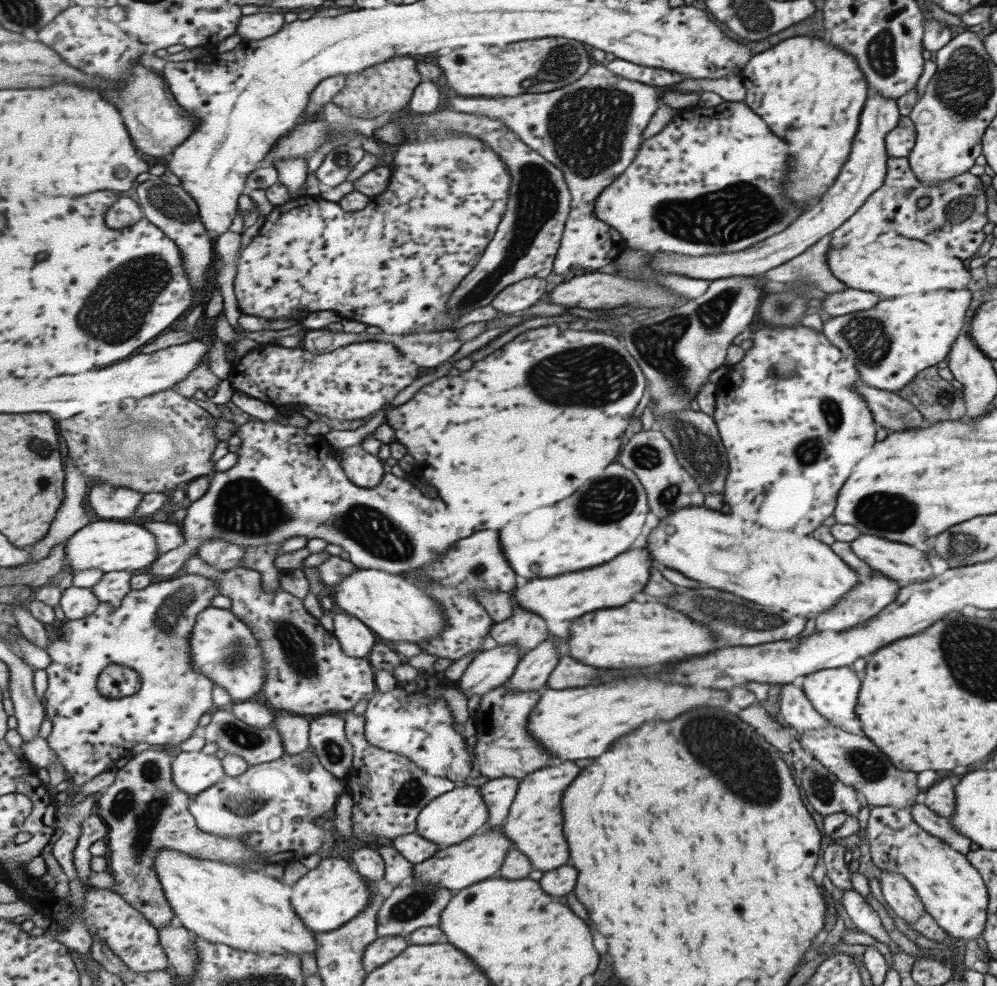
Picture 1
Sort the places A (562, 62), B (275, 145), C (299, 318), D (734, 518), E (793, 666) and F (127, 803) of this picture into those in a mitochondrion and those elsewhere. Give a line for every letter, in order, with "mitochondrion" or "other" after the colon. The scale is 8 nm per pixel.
A: mitochondrion
B: other
C: other
D: other
E: other
F: mitochondrion

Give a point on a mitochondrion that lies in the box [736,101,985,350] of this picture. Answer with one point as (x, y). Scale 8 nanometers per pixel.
(960, 208)

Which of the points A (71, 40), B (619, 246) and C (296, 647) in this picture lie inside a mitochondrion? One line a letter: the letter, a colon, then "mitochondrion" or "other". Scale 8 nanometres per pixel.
A: other
B: other
C: mitochondrion

